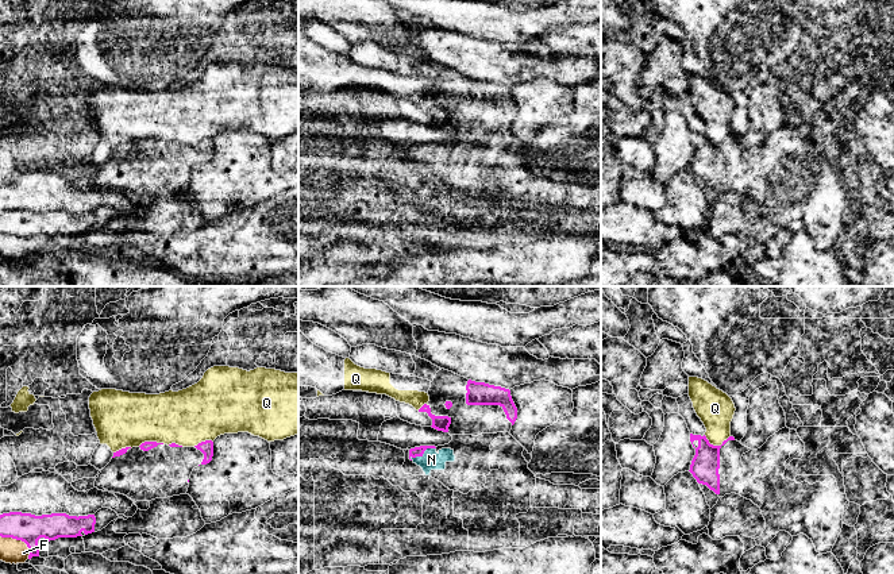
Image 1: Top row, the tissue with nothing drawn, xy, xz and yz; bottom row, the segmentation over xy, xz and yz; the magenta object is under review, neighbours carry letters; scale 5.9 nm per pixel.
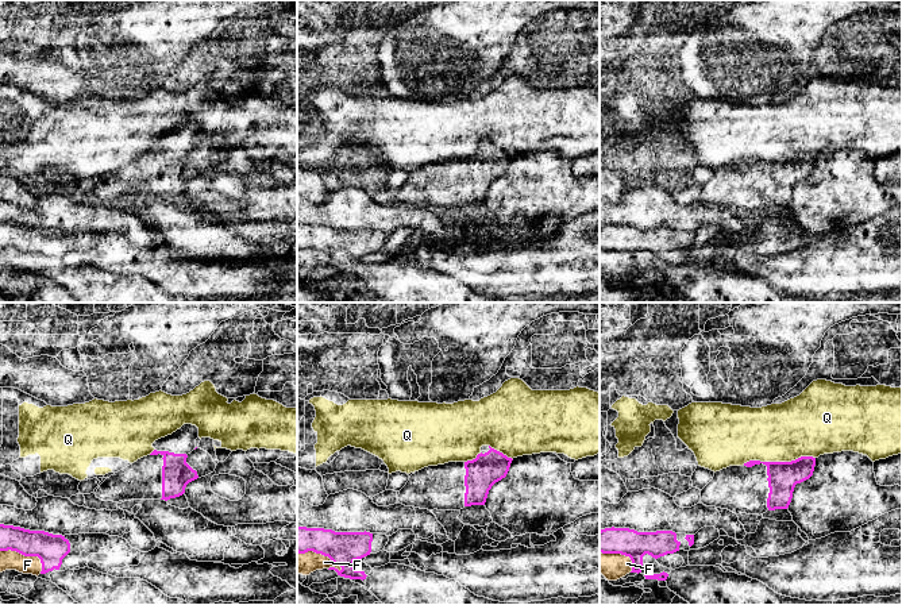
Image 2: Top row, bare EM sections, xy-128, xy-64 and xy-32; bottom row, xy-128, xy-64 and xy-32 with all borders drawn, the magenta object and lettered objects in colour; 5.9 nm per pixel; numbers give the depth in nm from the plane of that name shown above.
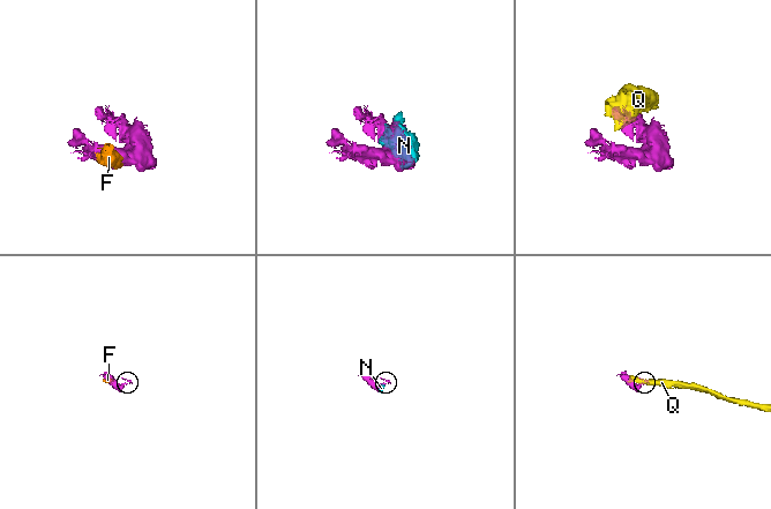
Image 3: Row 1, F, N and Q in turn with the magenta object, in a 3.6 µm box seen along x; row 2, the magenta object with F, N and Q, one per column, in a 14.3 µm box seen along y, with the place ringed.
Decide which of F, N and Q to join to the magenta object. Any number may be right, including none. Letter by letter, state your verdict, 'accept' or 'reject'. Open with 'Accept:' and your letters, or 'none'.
Accept: N
F: reject
N: accept
Q: reject

